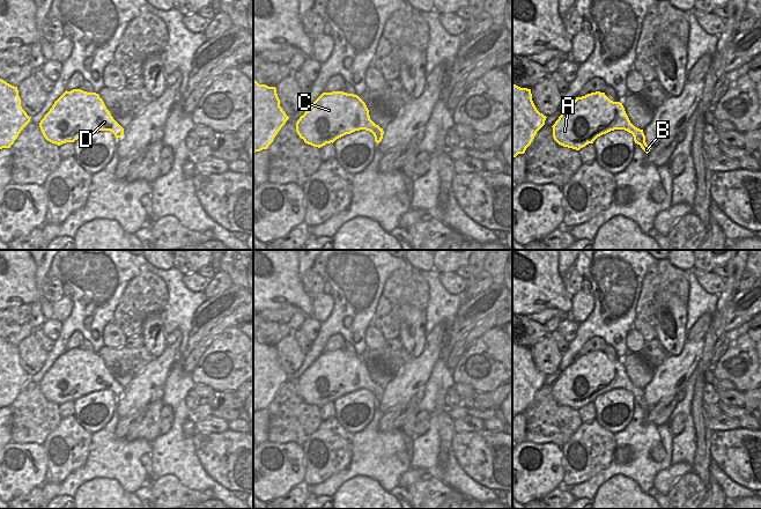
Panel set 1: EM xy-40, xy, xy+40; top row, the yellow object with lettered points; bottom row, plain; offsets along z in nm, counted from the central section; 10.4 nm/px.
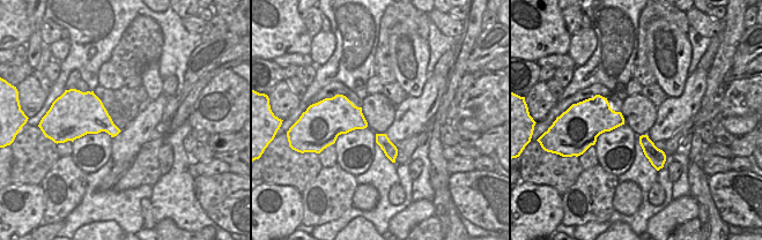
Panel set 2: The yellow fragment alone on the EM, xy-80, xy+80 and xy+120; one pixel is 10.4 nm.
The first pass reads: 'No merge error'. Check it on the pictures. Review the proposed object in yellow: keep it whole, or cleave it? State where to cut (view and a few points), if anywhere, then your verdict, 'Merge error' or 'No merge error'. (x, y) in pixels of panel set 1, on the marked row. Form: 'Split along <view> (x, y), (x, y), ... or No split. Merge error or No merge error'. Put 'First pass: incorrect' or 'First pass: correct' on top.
First pass: correct
No split. No merge error

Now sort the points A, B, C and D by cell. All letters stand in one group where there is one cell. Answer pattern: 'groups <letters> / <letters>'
groups A B C D

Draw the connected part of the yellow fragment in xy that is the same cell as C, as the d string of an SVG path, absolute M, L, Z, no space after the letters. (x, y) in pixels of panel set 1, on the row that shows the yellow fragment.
M343 91L323 93L296 123L300 138L318 148L360 130L371 132L377 143L383 139L384 131L370 119L365 103L357 95Z

